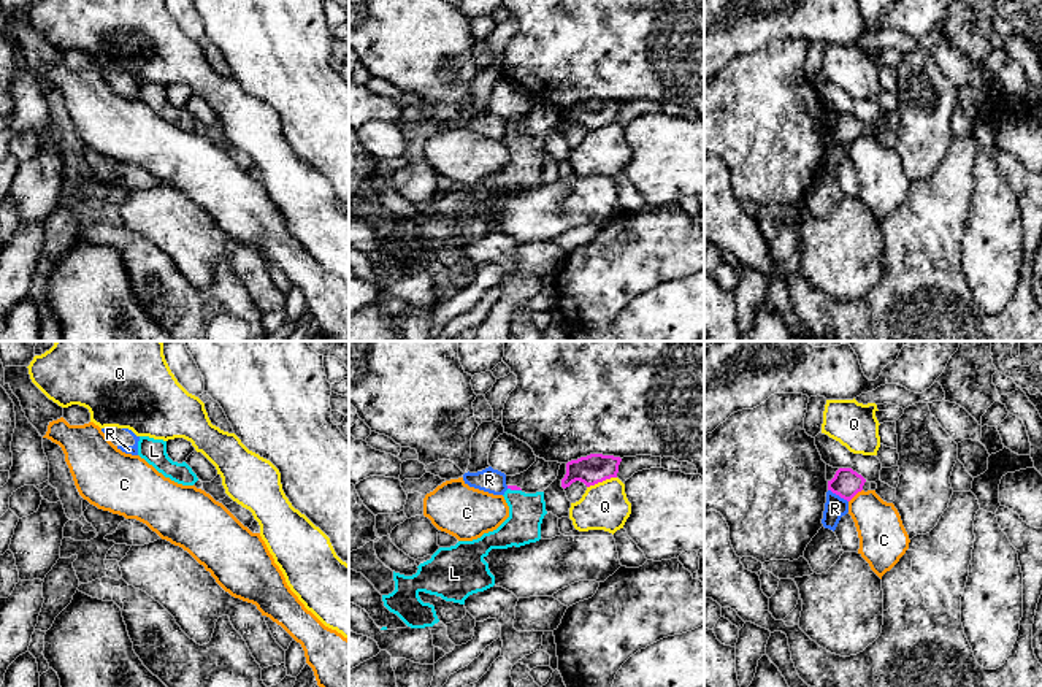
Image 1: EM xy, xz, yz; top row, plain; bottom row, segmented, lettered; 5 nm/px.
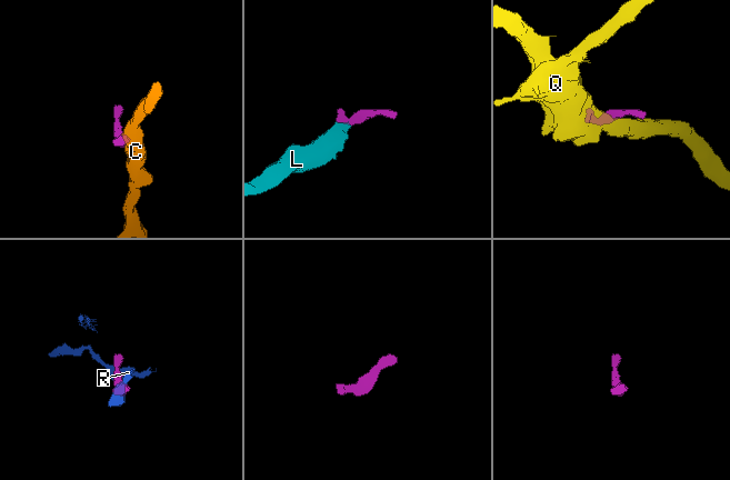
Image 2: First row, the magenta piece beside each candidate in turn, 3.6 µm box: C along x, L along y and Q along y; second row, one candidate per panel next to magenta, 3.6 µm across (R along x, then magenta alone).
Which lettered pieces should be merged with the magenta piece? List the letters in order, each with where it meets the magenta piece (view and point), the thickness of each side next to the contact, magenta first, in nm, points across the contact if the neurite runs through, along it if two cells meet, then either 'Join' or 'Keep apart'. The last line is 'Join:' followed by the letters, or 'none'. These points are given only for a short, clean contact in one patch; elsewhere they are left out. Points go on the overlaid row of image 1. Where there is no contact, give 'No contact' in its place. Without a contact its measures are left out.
C: Touches magenta at yz (855, 494). Thickness 140 nm (magenta) against 240 nm. Boundary: yz (861, 489), (849, 502). Keep apart
L: Touches magenta at xz (514, 489). Thickness 30 nm (magenta) against 180 nm. Path across: xz (513, 487), (514, 489), (514, 497), (527, 511). Join
Q: Touches magenta at xz (601, 481). Thickness 150 nm (magenta) against 240 nm. Boundary: xz (616, 476), (587, 487). Keep apart
R: Touches magenta at yz (838, 494). Thickness 140 nm (magenta) against 110 nm. Boundary: yz (828, 489), (847, 502). Keep apart
Join: L

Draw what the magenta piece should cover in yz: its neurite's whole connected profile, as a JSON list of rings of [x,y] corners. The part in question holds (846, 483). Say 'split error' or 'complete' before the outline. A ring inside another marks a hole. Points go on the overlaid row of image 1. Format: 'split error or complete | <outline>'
complete | [[[839,468],[831,481],[828,490],[850,501],[858,492],[863,490],[866,479],[852,468]]]

